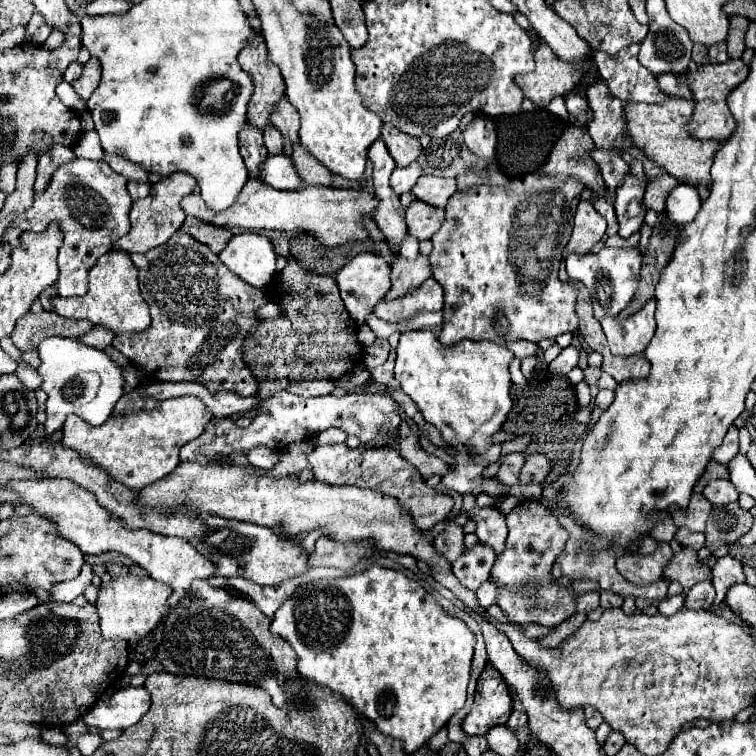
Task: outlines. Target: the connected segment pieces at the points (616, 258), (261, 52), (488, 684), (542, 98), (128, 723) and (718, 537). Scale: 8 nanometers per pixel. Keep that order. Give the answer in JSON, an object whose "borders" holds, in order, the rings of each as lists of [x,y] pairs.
{"borders":[[[[604,247],[600,253],[588,253],[588,255],[572,255],[572,265],[570,265],[570,255],[566,257],[566,271],[570,279],[576,279],[584,283],[590,291],[592,307],[594,307],[594,317],[600,319],[604,315],[618,315],[634,297],[636,285],[638,285],[638,271],[640,271],[642,255],[638,247]]],[[[252,35],[242,51],[238,53],[240,67],[250,73],[254,83],[254,93],[248,101],[248,119],[258,127],[264,129],[270,123],[270,113],[274,103],[284,93],[284,79],[280,69],[268,61],[268,49],[262,35]]],[[[486,665],[478,677],[476,697],[462,729],[466,735],[484,735],[496,725],[506,725],[512,713],[512,697],[500,673]]],[[[544,41],[538,43],[534,59],[536,69],[532,73],[520,73],[518,85],[536,107],[546,107],[552,97],[572,91],[582,77],[572,63],[558,59]]],[[[128,687],[114,693],[112,699],[96,703],[82,717],[96,729],[128,729],[136,725],[150,709],[150,693],[144,687]]],[[[738,503],[714,507],[706,523],[706,547],[716,551],[722,545],[736,543],[752,527],[752,515]]]]}

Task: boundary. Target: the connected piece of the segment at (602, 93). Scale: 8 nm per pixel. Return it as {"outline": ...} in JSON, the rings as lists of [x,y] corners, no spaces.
{"outline":[[[596,79],[586,91],[592,119],[588,121],[588,131],[596,147],[608,149],[620,145],[616,143],[618,137],[624,135],[624,121],[622,121],[622,107],[624,103],[614,97],[604,79]]]}

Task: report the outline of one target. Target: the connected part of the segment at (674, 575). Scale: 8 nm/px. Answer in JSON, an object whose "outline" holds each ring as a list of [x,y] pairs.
{"outline":[[[682,547],[682,551],[674,553],[664,567],[664,579],[678,581],[684,589],[690,589],[698,581],[710,579],[710,567],[698,559],[696,549]]]}

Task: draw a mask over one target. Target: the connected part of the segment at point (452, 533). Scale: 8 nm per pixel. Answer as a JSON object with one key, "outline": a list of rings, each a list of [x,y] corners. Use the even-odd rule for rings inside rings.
{"outline":[[[450,523],[436,539],[434,539],[434,547],[438,553],[442,553],[450,563],[456,561],[456,557],[460,557],[460,553],[464,551],[464,531],[458,523]]]}

